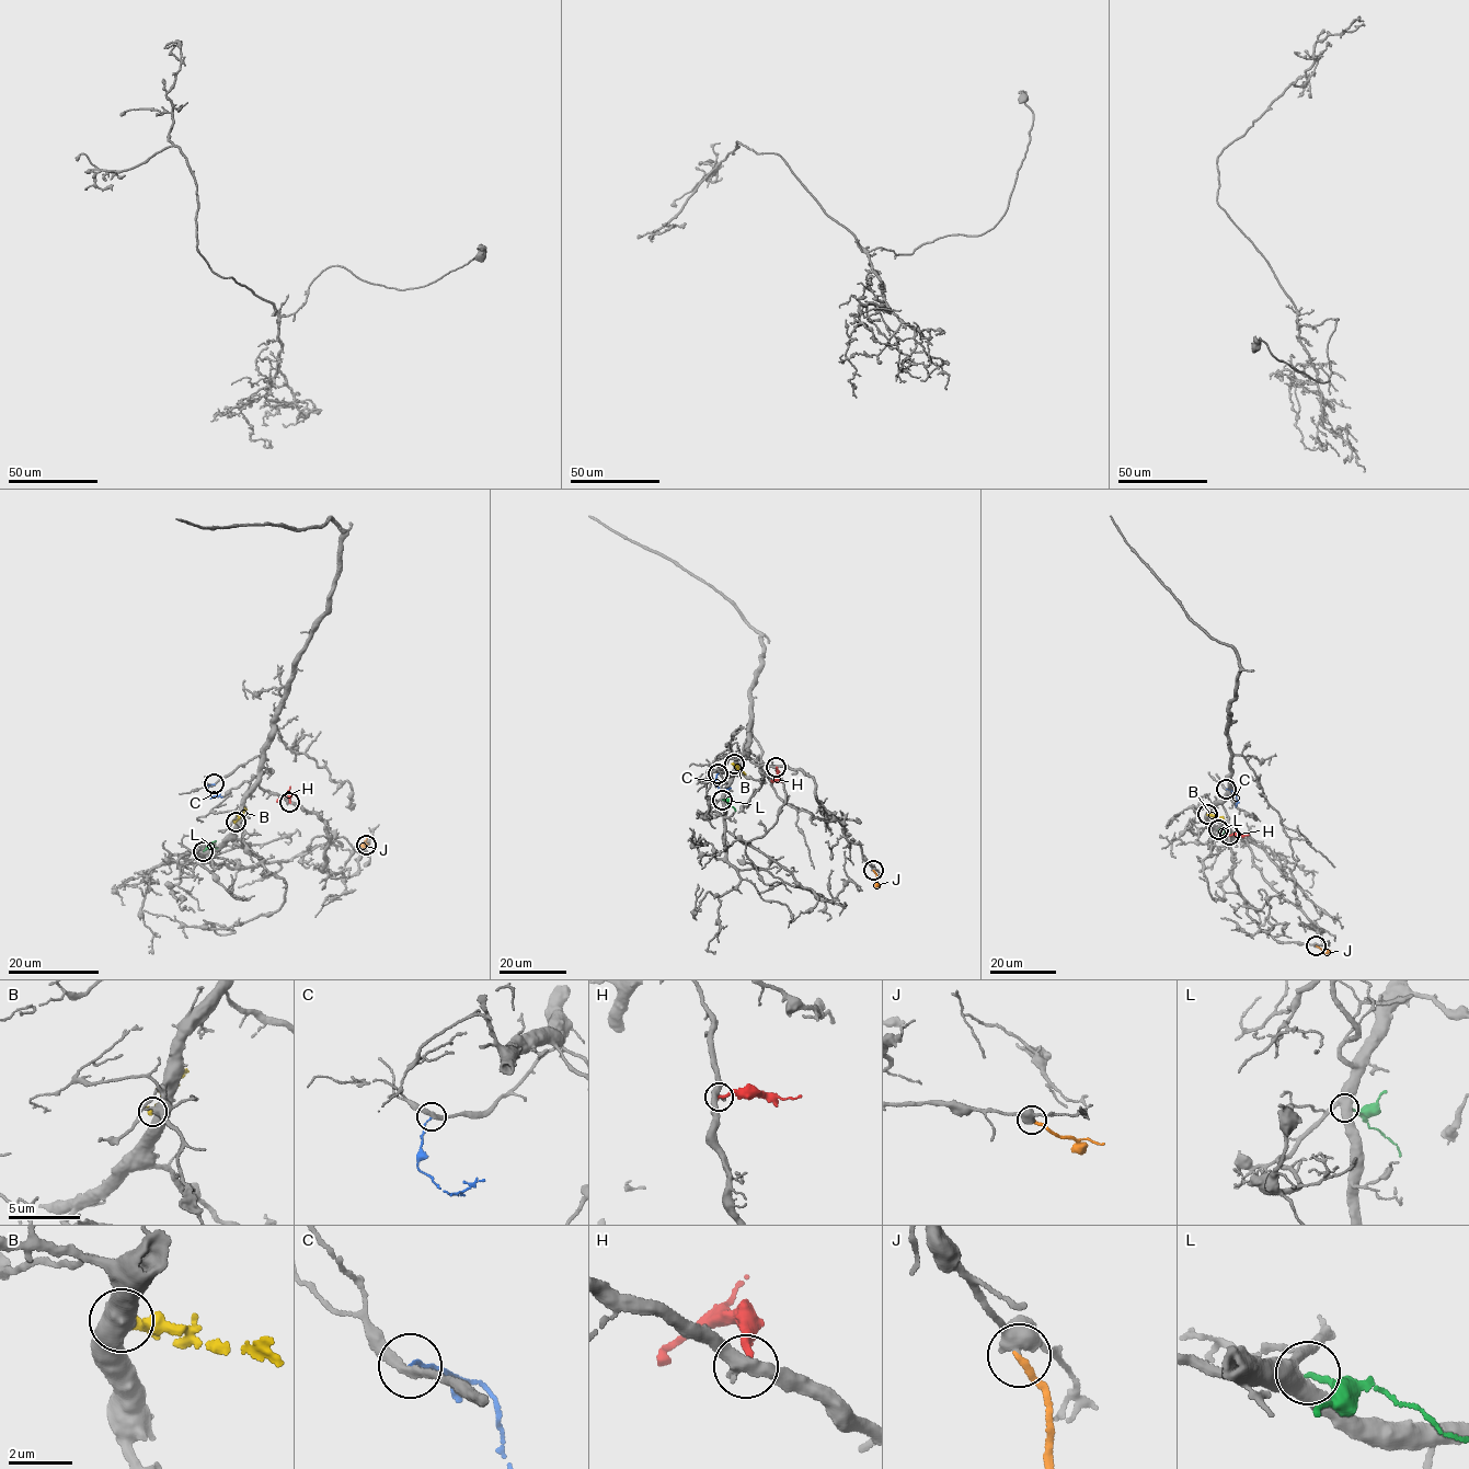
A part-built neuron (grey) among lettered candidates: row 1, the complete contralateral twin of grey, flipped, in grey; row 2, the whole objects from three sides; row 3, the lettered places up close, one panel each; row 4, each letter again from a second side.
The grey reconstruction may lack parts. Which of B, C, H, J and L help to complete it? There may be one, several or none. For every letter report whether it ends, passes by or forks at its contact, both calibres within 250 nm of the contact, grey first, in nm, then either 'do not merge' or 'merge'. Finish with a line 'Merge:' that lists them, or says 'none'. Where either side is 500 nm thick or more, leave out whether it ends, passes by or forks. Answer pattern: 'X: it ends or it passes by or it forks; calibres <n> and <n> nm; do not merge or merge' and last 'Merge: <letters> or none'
B: calibres 550 and 400 nm; do not merge
C: it ends; calibres 300 and 120 nm; merge
H: it ends; calibres 440 and 200 nm; do not merge
J: it ends; calibres 440 and 220 nm; merge
L: it ends; calibres 440 and 160 nm; do not merge
Merge: C, J

